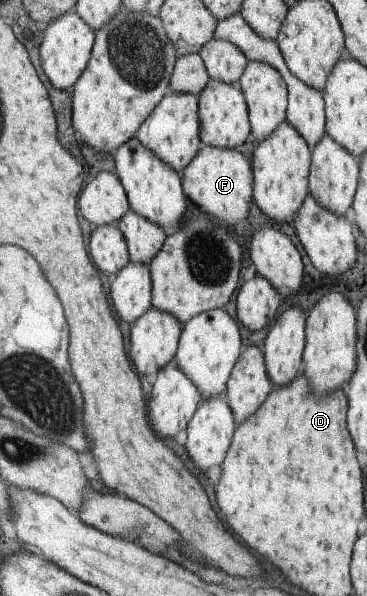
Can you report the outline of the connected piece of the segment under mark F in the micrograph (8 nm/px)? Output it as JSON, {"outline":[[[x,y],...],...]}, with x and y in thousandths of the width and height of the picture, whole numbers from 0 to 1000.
{"outline":[[[550,243],[540,260],[507,280],[499,292],[499,314],[507,317],[507,326],[548,357],[599,369],[632,386],[673,367],[692,332],[684,331],[684,324],[692,324],[692,287],[684,287],[684,277],[651,257],[651,250],[597,250]]]}

